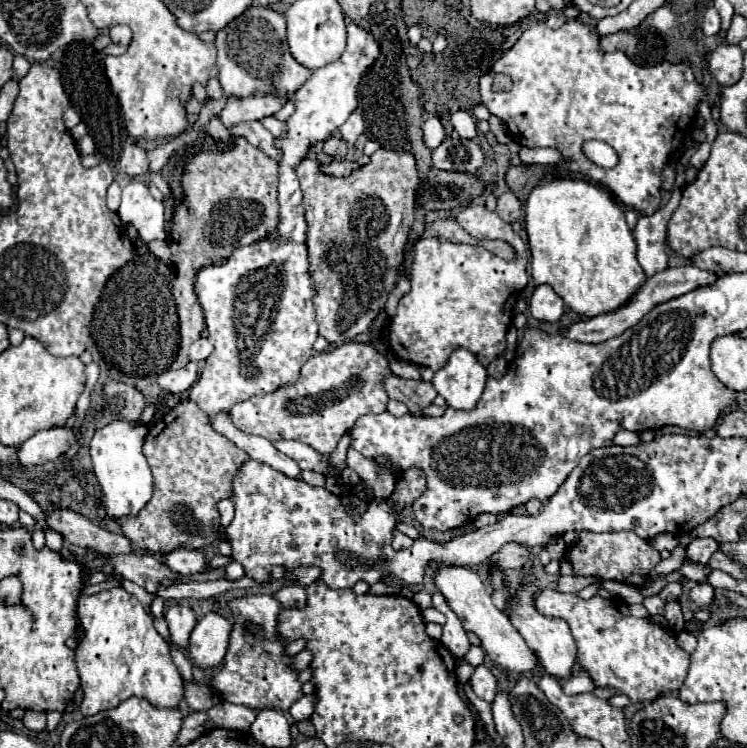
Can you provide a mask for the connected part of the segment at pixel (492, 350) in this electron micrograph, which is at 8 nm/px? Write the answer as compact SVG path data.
M467 206L457 216L459 226L477 240L507 240L517 250L517 260L507 262L485 248L439 242L421 238L415 244L415 262L411 268L411 292L401 298L395 318L389 326L389 346L399 360L439 370L457 348L465 348L489 366L505 352L505 334L513 322L515 302L527 286L527 246L511 224L485 206Z

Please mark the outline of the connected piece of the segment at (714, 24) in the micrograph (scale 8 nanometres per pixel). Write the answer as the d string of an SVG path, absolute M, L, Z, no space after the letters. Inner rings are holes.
M707 8L705 14L703 14L703 20L701 20L701 28L703 28L703 34L705 36L715 36L721 28L721 18L717 14L715 8Z

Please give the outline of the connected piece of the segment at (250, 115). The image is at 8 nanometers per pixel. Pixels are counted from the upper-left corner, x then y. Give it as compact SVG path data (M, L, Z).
M249 96L249 98L233 98L227 100L227 104L223 106L223 110L219 112L221 122L225 122L225 128L233 128L239 122L247 122L247 120L261 120L267 116L273 116L275 112L279 112L279 108L287 102L287 98L279 98L279 96Z

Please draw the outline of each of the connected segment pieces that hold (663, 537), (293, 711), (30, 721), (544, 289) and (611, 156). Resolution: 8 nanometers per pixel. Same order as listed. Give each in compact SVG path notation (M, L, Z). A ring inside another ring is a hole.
M657 534L657 538L651 540L651 544L661 552L661 550L673 550L679 544L679 538L675 534Z
M301 696L291 708L289 714L293 716L293 720L307 720L313 714L313 706L315 706L315 696Z
M27 710L25 716L23 716L23 724L29 728L29 730L45 730L45 712L35 712L35 710Z
M549 284L537 286L529 300L531 316L541 322L559 322L563 308L565 308L563 300L553 292L553 288Z
M589 140L589 142L585 142L583 148L587 150L587 158L593 160L597 166L615 166L617 164L617 152L605 142Z

